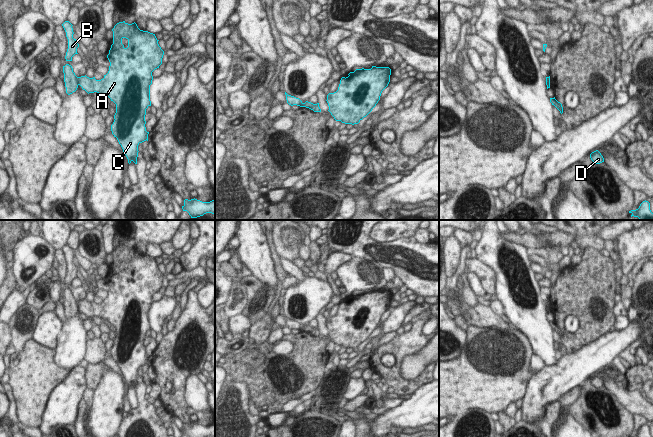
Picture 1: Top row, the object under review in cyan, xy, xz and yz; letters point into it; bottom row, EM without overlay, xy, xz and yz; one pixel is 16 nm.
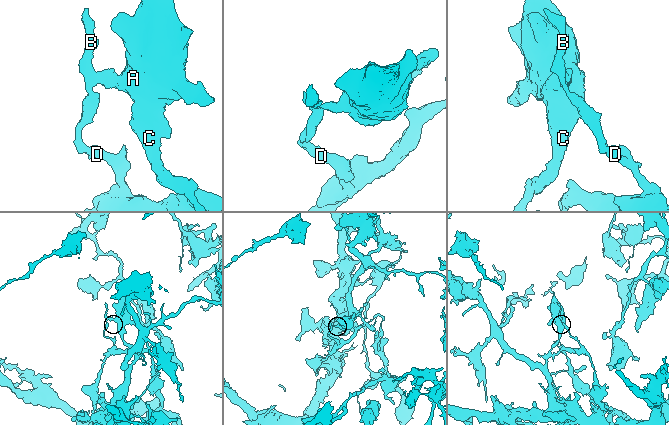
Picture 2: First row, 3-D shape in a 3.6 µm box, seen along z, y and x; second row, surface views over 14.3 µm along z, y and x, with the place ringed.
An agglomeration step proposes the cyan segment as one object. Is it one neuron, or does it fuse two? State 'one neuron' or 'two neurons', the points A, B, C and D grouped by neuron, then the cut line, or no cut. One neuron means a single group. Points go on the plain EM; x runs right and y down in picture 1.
two neurons; A C / B D; cut in xy along (77, 301), (79, 308)

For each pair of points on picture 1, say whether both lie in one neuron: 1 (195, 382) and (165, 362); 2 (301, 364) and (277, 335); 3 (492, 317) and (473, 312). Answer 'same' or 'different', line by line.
1: different
2: different
3: same

